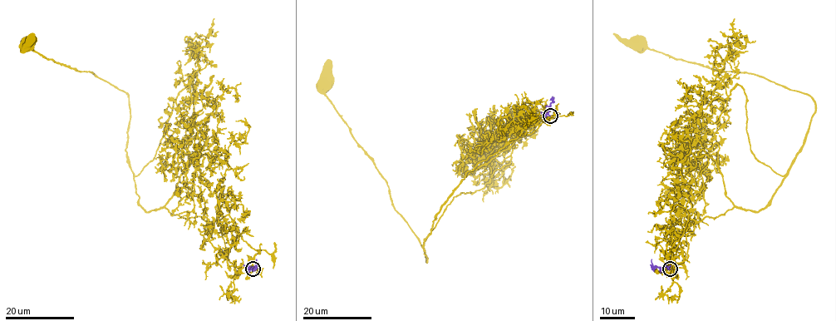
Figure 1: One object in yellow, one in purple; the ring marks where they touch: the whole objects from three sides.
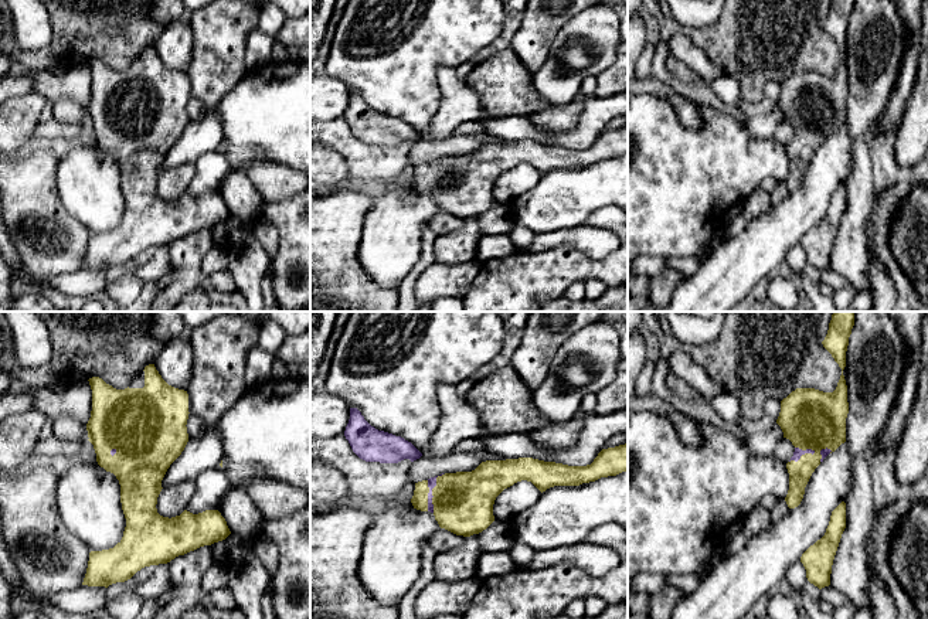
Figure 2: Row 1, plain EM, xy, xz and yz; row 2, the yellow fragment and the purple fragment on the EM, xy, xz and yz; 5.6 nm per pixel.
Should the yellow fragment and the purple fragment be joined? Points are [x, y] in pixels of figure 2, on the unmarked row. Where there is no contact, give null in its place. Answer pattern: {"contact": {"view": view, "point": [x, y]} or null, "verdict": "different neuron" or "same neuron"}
{"contact": {"view": "xz", "point": [428, 174]}, "verdict": "same neuron"}

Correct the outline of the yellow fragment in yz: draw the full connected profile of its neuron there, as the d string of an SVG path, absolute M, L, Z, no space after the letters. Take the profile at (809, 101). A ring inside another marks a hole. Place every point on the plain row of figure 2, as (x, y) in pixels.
M832 0L822 24L842 51L842 58L833 75L815 71L796 71L781 84L776 106L795 129L793 139L786 146L789 173L785 184L789 191L800 187L805 170L823 142L846 125L846 101L849 96L847 68L843 58L849 20L854 0Z

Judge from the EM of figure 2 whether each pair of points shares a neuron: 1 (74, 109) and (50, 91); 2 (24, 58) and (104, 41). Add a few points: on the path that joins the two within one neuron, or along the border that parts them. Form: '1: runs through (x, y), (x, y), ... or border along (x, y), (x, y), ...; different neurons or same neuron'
1: border along (53, 101), (72, 99), (85, 108); different neurons
2: runs through (44, 58), (57, 53), (70, 40), (84, 40); same neuron

